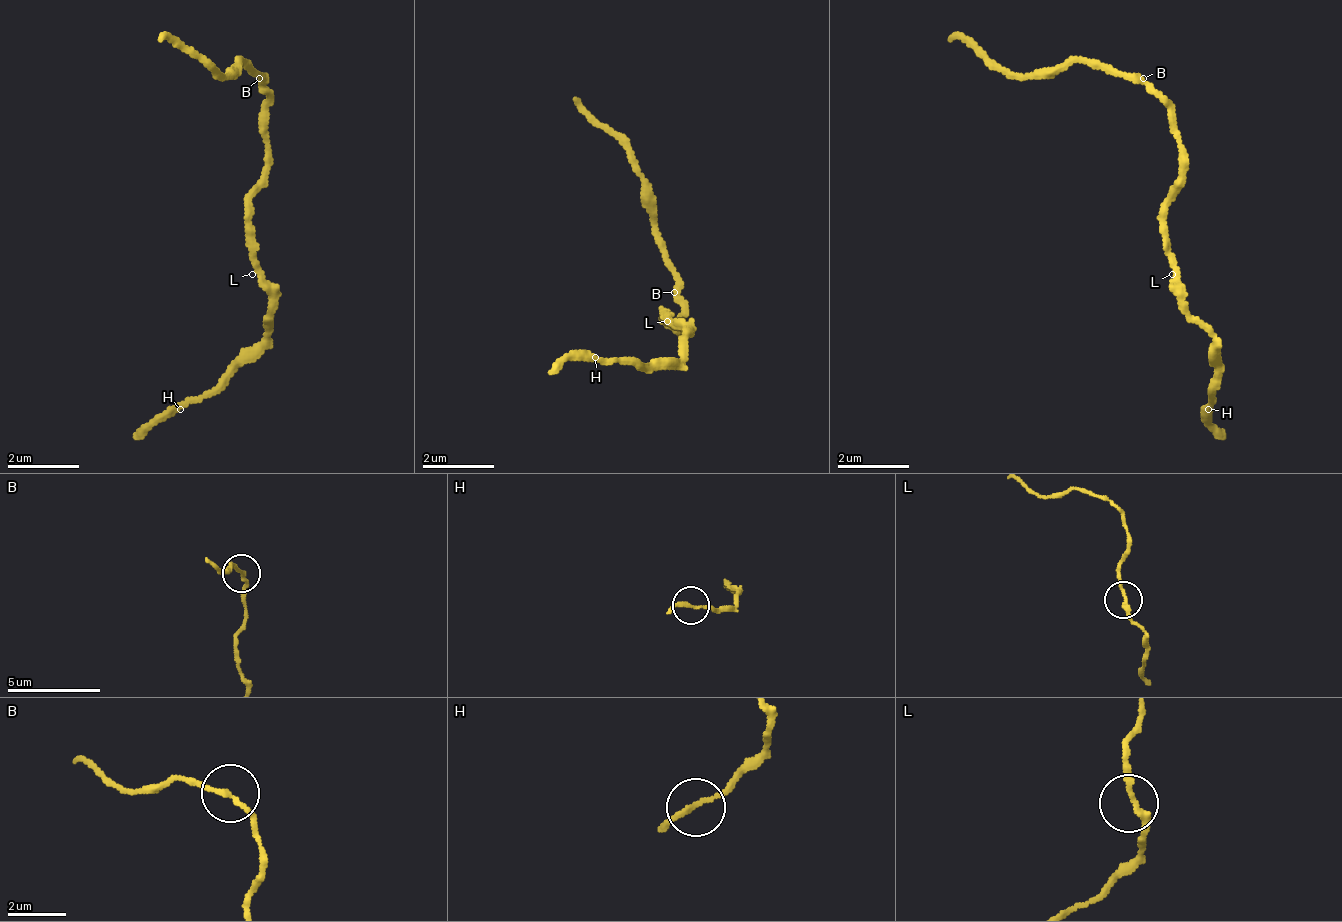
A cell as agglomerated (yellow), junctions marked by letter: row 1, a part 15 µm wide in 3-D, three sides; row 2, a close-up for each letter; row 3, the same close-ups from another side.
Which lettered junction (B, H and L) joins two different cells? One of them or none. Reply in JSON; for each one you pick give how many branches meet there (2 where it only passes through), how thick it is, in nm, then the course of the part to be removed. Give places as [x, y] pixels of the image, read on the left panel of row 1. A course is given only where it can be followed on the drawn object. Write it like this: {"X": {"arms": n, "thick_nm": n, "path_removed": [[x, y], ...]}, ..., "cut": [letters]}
{"B": {"arms": 2, "thick_nm": 180, "path_removed": [[261, 76], [243, 58], [225, 76], [162, 40]]}, "cut": ["B"]}

